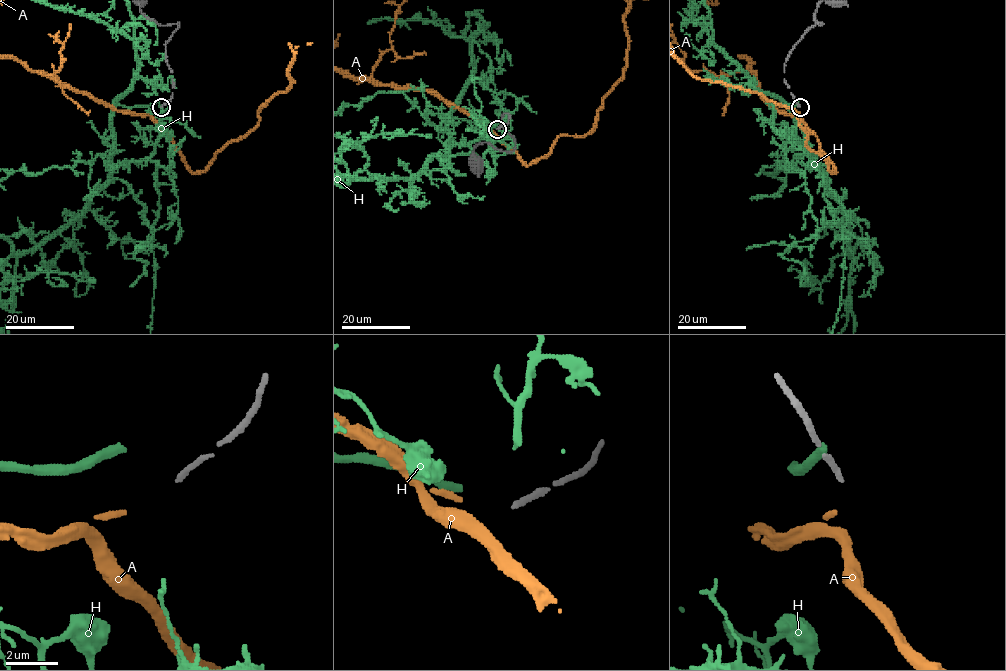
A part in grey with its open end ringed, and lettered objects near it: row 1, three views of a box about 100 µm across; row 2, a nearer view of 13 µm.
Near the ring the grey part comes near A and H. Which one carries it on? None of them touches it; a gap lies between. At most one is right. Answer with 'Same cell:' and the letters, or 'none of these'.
Same cell: A

